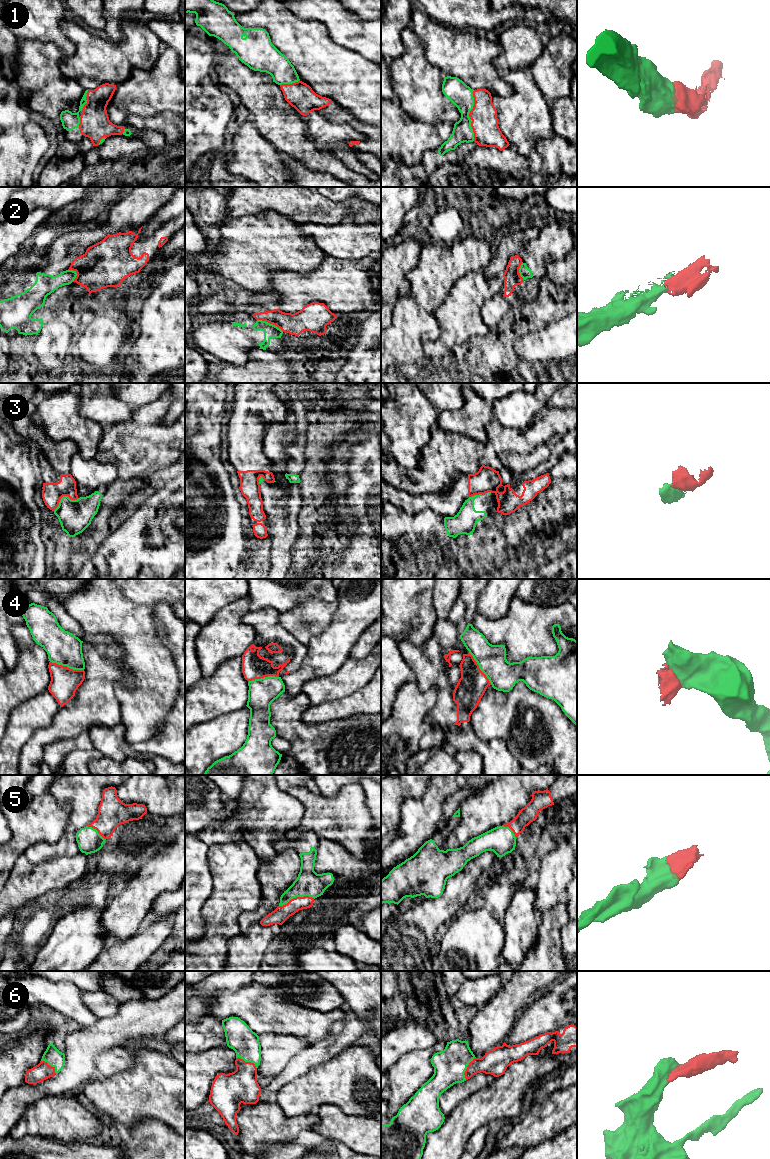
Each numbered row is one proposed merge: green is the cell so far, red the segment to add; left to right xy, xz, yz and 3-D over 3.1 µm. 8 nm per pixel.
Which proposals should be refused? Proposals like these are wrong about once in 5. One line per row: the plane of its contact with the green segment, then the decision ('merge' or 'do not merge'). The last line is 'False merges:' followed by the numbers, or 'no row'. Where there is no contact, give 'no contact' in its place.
1: meets green in yz; merge
2: meets green in xz; do not merge
3: meets green in xy; do not merge
4: meets green in xy; merge
5: meets green in xz; merge
6: meets green in yz; merge
False merges: 2, 3

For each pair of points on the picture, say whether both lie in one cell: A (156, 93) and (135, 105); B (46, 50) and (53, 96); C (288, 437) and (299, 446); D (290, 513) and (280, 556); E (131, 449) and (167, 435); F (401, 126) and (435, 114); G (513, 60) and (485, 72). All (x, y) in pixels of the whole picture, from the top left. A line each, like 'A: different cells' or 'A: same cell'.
A: same cell
B: same cell
C: different cells
D: same cell
E: same cell
F: different cells
G: different cells

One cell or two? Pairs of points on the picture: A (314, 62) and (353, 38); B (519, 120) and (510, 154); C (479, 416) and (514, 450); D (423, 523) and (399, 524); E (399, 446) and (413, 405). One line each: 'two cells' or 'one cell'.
A: two cells
B: two cells
C: two cells
D: one cell
E: one cell

